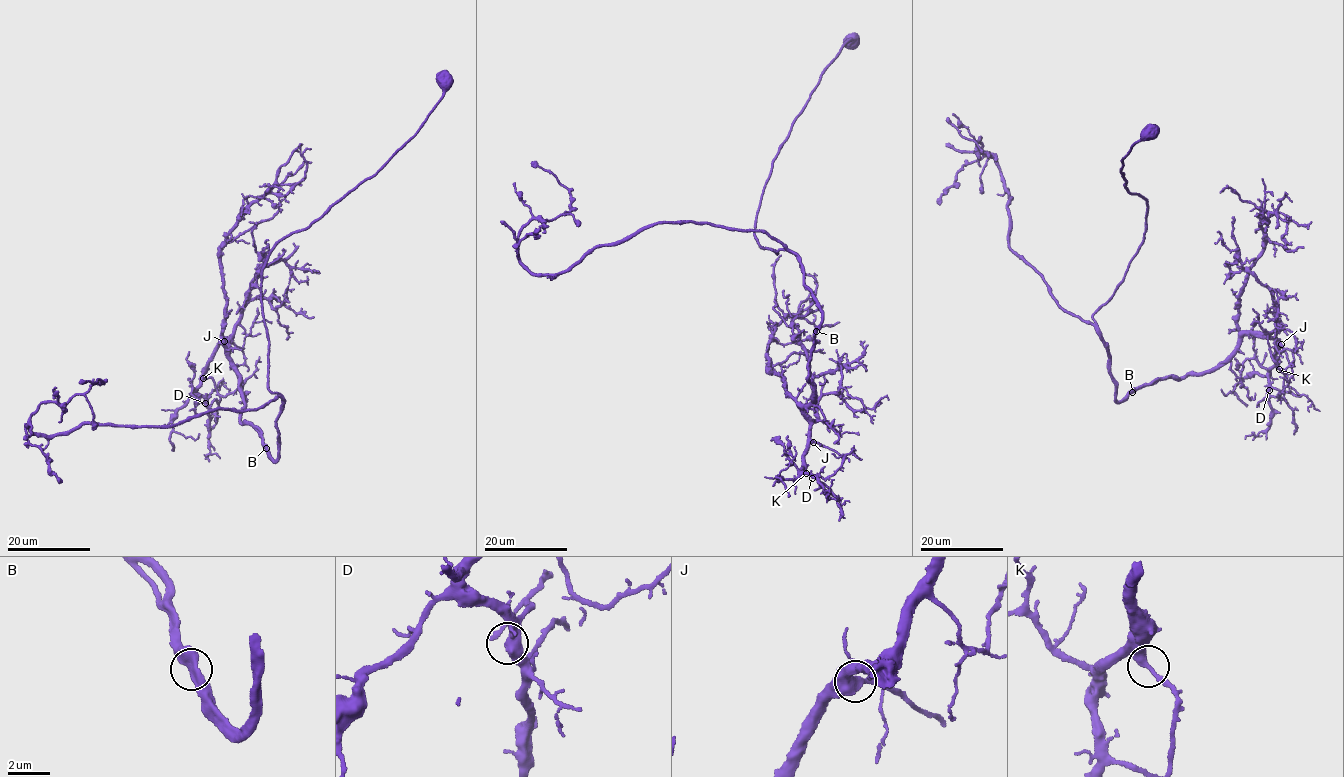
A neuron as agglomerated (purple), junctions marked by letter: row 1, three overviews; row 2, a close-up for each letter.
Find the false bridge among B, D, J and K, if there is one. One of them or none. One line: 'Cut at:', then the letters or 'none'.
Cut at: none

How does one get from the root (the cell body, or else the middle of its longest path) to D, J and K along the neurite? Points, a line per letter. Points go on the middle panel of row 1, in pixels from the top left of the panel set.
D: (852, 43), (780, 148), (754, 231), (796, 257), (823, 315), (801, 407), (812, 478)
J: (852, 43), (780, 148), (754, 231), (761, 248), (796, 257), (823, 315), (814, 397), (801, 407), (813, 442)
K: (852, 43), (780, 148), (754, 231), (761, 248), (796, 257), (823, 315), (814, 397), (801, 407), (806, 473)

